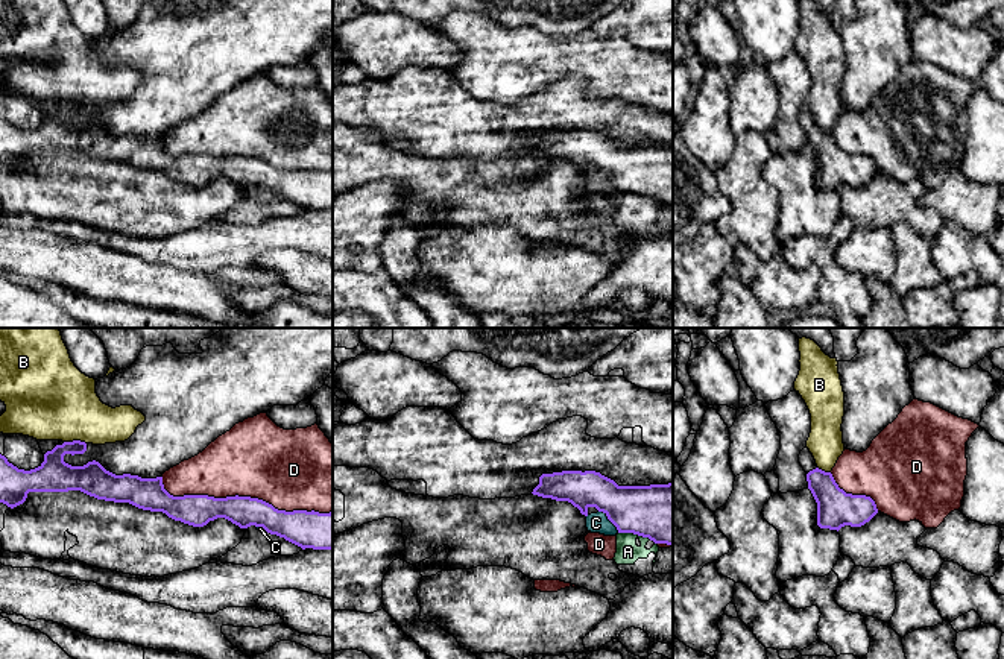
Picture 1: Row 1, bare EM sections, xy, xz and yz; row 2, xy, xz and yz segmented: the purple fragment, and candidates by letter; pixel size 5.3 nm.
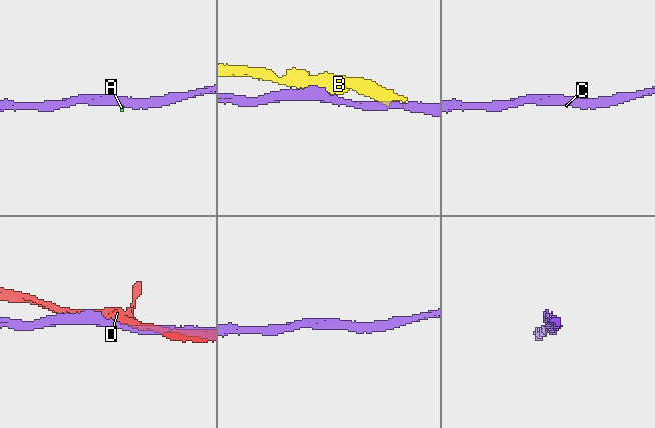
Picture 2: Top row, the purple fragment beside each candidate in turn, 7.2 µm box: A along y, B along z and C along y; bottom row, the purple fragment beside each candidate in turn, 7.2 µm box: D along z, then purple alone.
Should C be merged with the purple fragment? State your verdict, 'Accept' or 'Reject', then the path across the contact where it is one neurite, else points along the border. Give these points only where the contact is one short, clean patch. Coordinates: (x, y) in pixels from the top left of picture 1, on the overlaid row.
Reject. Boundary: xz (599, 510), (618, 532)

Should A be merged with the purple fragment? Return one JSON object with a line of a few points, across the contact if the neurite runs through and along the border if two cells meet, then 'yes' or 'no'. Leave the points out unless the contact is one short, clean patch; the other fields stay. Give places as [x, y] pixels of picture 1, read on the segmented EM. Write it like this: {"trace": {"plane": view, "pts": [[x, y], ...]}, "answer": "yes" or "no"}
{"trace": {"plane": "xz", "pts": [[618, 532], [632, 532], [650, 539]]}, "answer": "no"}

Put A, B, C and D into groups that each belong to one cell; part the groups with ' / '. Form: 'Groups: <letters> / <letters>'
Groups: A C / B / D

